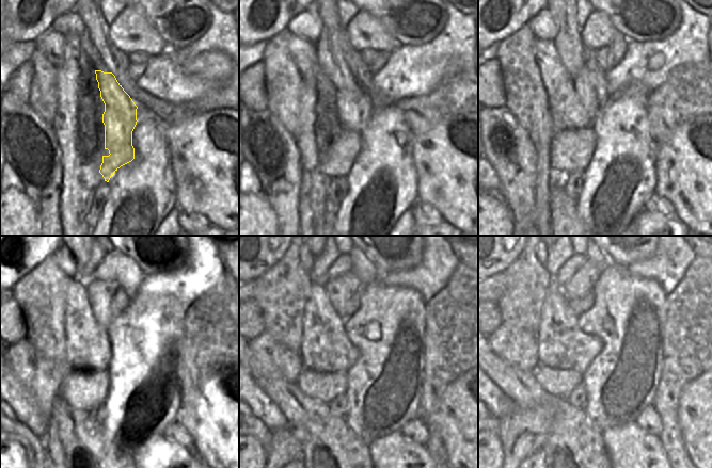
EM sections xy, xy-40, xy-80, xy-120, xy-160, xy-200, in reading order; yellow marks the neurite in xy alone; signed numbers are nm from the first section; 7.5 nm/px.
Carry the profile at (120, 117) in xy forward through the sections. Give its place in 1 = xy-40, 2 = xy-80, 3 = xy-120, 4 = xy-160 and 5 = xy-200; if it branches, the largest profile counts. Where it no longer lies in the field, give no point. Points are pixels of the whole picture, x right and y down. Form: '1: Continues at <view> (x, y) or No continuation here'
1: Continues at xy-40 (354, 106)
2: Continues at xy-80 (591, 96)
3: Continues at xy-120 (100, 292)
4: Continues at xy-160 (339, 290)
5: Continues at xy-200 (582, 284)

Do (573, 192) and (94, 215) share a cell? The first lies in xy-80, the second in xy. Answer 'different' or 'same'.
same

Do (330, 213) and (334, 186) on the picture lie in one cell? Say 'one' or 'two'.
one

